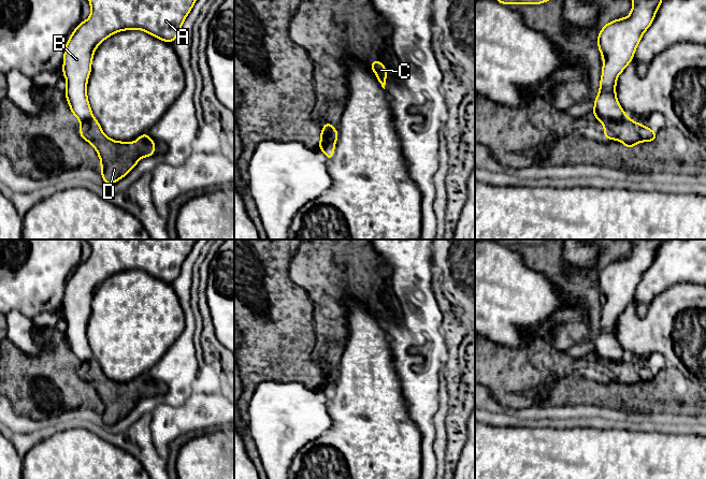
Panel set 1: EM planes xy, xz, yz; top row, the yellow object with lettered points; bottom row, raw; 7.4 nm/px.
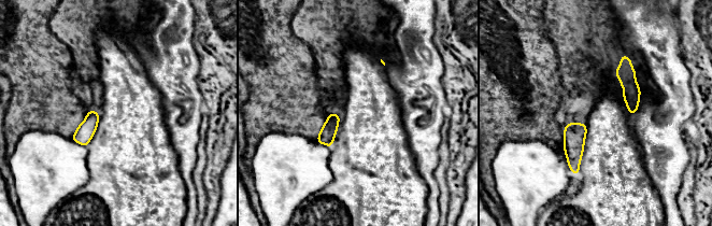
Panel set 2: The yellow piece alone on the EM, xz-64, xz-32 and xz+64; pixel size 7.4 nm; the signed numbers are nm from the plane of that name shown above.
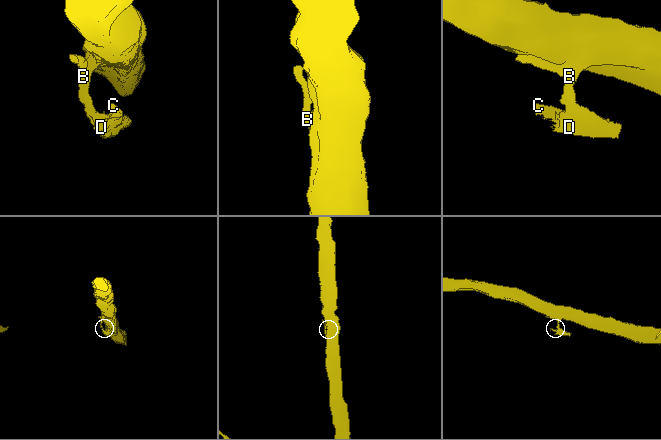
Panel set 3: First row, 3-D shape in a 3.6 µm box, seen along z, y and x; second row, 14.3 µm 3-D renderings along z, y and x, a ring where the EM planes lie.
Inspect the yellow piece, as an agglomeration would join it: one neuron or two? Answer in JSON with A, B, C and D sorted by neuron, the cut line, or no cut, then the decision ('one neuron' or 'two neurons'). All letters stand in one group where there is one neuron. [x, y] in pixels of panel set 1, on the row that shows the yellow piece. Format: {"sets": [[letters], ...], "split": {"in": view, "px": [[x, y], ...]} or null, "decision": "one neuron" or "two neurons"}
{"sets": [["A", "B"], ["C", "D"]], "split": {"in": "xz", "px": [[334, 129], [323, 132], [326, 142], [320, 148]]}, "decision": "two neurons"}

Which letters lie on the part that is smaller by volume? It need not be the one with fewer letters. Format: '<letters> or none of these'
C, D

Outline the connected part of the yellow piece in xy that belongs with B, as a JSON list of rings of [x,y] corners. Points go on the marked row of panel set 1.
[[[88,0],[91,8],[91,14],[85,21],[81,21],[76,29],[69,38],[63,56],[63,76],[67,79],[66,97],[70,110],[75,117],[82,122],[92,117],[92,112],[87,99],[87,81],[91,72],[91,61],[93,53],[98,45],[110,35],[130,29],[140,29],[157,39],[172,43],[179,34],[183,21],[191,11],[197,0]]]

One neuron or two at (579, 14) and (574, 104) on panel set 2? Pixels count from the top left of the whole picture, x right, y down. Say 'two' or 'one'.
one

